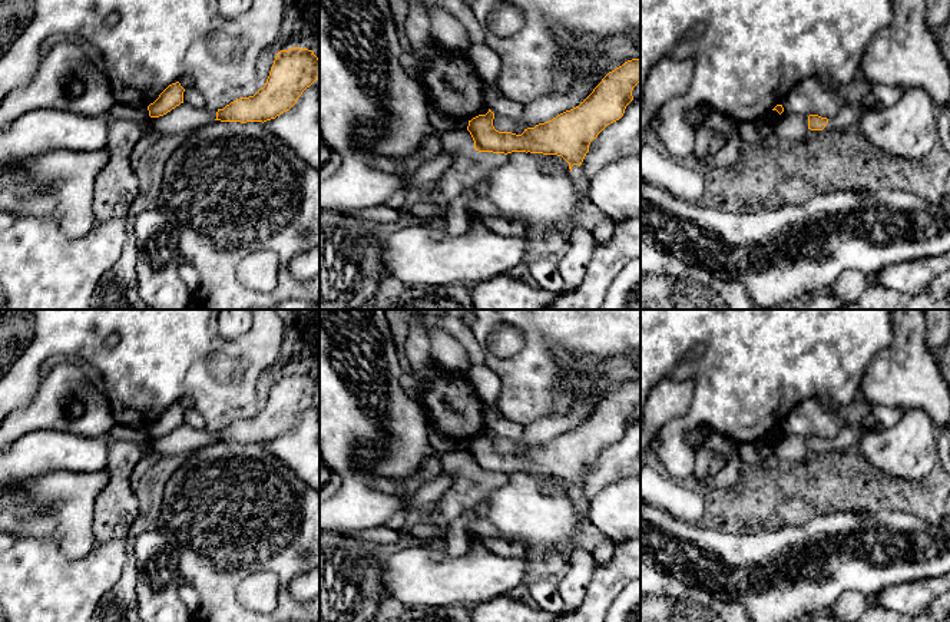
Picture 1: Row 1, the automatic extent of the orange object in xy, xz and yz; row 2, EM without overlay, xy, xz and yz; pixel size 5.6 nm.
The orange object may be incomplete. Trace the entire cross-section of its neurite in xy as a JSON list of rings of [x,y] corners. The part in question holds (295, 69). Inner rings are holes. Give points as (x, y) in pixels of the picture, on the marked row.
[[[292,47],[277,53],[264,87],[254,96],[239,97],[218,109],[221,122],[267,122],[289,110],[320,77],[320,59],[312,50]]]

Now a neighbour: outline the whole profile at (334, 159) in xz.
[[[332,150],[328,159],[320,166],[320,181],[331,176],[340,168],[341,162],[341,155]]]

